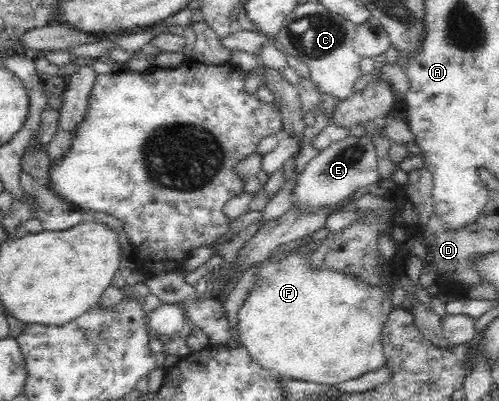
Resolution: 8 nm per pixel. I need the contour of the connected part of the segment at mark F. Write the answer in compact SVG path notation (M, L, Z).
M293 251L284 252L282 256L276 256L273 259L267 259L263 264L259 264L258 273L256 274L256 283L251 287L248 297L243 303L243 307L239 309L238 320L238 342L249 355L257 362L263 369L272 370L278 378L296 379L297 381L307 381L309 383L318 383L319 385L336 385L349 381L350 379L357 379L369 371L377 371L379 367L386 363L385 351L383 348L383 338L381 338L381 331L383 325L387 321L387 316L395 309L392 305L392 295L386 294L379 285L371 287L359 282L355 275L345 275L331 270L313 270L311 265L307 264L308 254L299 254Z

